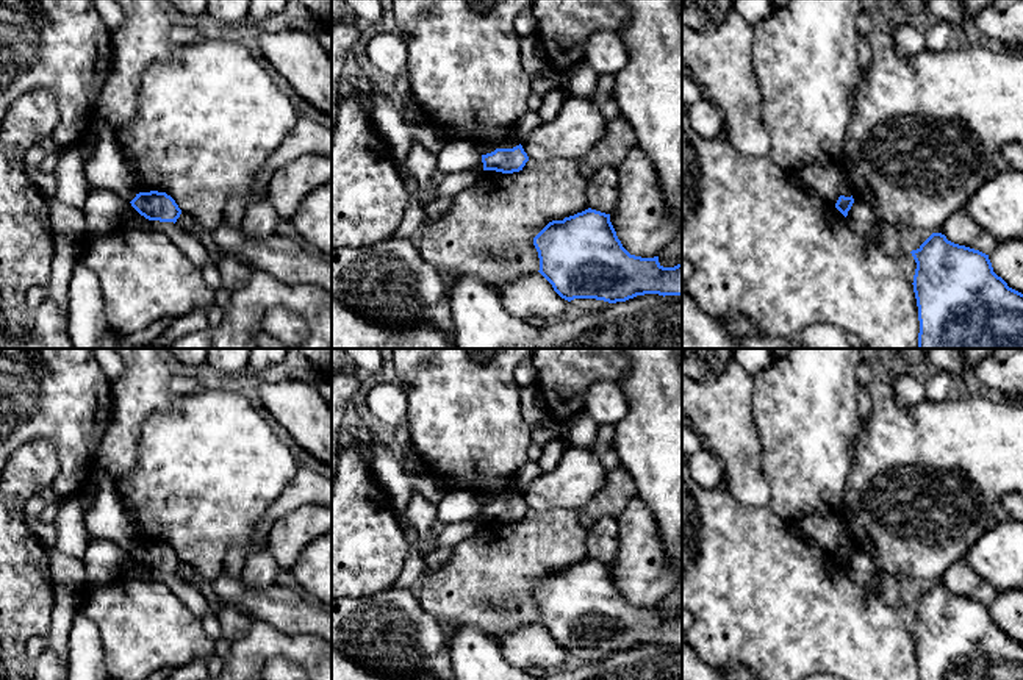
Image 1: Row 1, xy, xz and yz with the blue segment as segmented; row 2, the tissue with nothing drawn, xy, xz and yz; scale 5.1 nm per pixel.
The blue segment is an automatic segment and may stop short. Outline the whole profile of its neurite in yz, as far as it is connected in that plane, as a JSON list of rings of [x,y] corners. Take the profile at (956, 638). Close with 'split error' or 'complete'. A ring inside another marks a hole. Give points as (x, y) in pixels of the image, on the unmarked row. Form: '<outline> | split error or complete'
[[[932,583],[917,600],[914,642],[920,680],[1023,680],[1023,644],[993,622],[989,605]]] | complete

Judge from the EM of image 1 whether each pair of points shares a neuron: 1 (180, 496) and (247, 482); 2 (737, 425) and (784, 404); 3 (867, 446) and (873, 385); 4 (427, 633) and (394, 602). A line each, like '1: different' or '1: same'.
1: same
2: different
3: same
4: same

